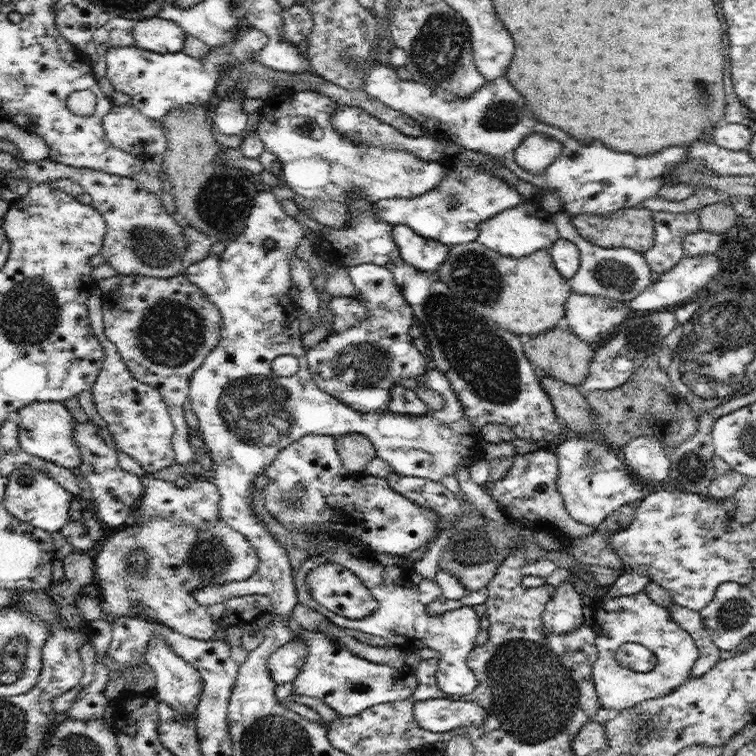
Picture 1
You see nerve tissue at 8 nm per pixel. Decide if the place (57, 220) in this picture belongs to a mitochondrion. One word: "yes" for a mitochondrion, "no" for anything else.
no

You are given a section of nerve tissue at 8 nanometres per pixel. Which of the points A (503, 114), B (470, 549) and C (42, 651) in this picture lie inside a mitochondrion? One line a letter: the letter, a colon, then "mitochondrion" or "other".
A: mitochondrion
B: mitochondrion
C: other

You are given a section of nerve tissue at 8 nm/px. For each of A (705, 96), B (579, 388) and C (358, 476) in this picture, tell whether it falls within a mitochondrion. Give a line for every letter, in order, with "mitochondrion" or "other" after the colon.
A: mitochondrion
B: other
C: other

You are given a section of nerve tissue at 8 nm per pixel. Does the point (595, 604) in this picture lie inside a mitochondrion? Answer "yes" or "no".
no

